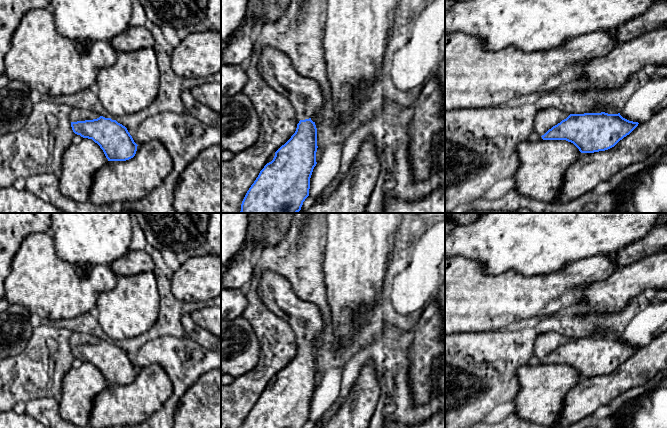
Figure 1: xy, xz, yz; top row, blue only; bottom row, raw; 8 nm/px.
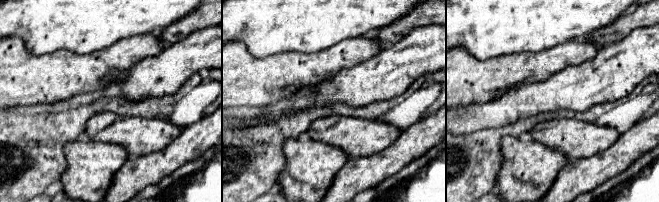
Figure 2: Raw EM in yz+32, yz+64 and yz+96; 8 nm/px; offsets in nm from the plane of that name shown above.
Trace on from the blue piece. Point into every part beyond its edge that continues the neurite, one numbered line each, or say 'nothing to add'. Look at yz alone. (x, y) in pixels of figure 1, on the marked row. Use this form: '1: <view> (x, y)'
1: yz (545, 119)

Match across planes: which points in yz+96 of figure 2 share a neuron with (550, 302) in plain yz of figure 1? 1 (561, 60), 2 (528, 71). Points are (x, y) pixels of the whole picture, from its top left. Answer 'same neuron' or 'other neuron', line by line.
1: same neuron
2: same neuron

